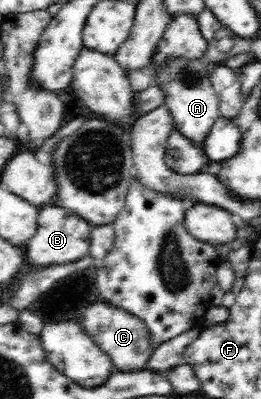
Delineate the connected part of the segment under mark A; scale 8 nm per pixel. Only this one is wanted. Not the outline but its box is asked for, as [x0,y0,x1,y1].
[153,59,221,149]

